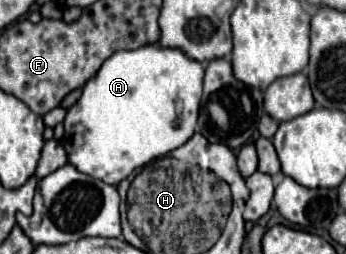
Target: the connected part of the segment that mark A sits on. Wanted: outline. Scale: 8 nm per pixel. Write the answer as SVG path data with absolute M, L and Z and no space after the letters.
M142 46L136 50L118 50L100 66L96 76L84 84L82 96L64 118L64 138L60 142L68 154L68 162L92 178L118 186L134 172L134 168L140 168L154 158L162 158L174 148L186 144L192 138L198 122L202 78L202 64L186 58L176 48Z

